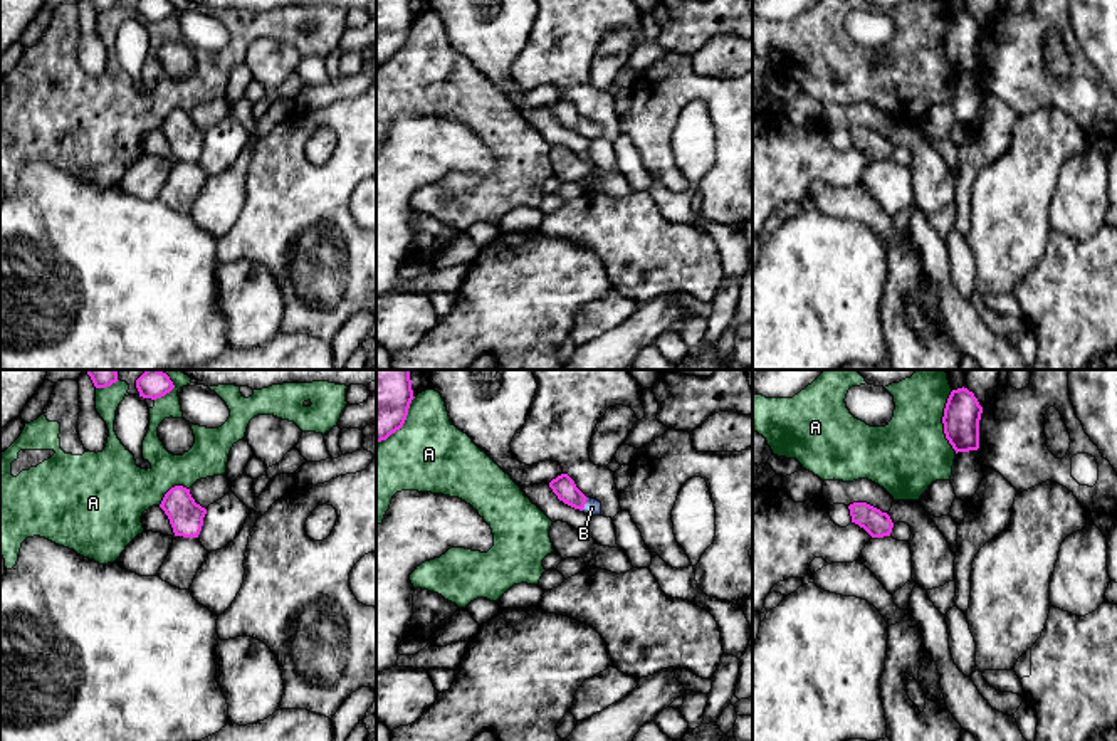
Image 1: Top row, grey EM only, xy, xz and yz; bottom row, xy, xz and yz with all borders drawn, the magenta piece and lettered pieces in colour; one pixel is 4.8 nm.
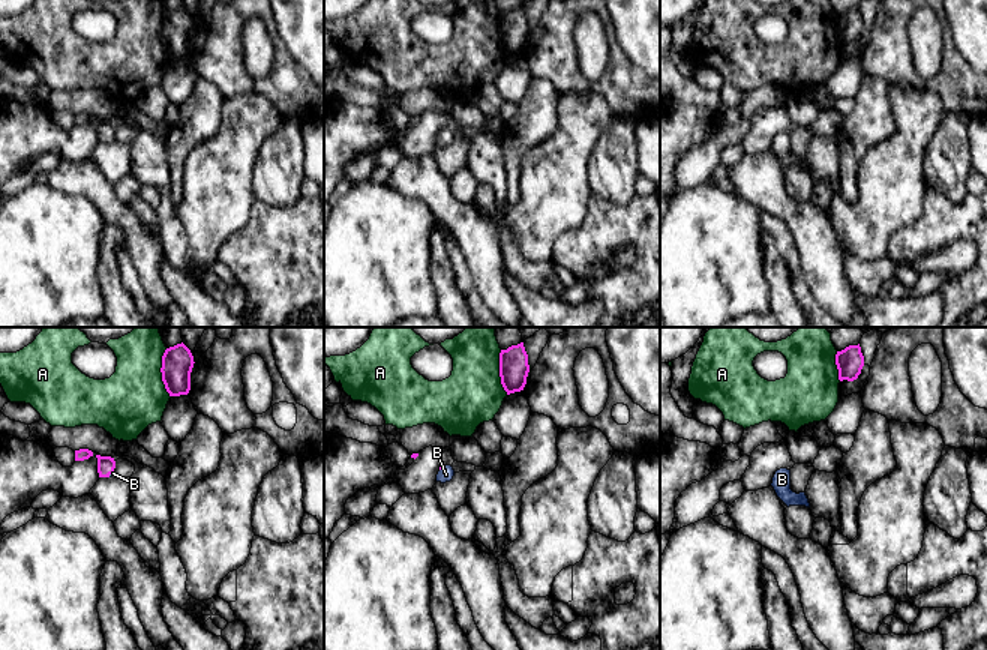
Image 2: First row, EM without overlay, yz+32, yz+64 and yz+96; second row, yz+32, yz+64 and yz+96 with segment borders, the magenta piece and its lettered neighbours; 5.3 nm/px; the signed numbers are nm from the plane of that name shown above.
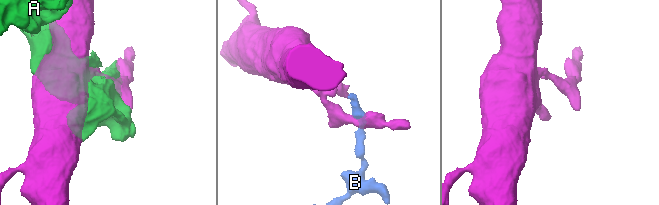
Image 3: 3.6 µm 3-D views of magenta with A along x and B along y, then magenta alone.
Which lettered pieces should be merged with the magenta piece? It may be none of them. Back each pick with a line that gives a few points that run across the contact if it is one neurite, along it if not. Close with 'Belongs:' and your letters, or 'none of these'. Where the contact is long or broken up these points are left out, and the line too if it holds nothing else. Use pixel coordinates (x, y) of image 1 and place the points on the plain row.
B: xz (563, 110), (585, 126), (592, 131)
Belongs: B

